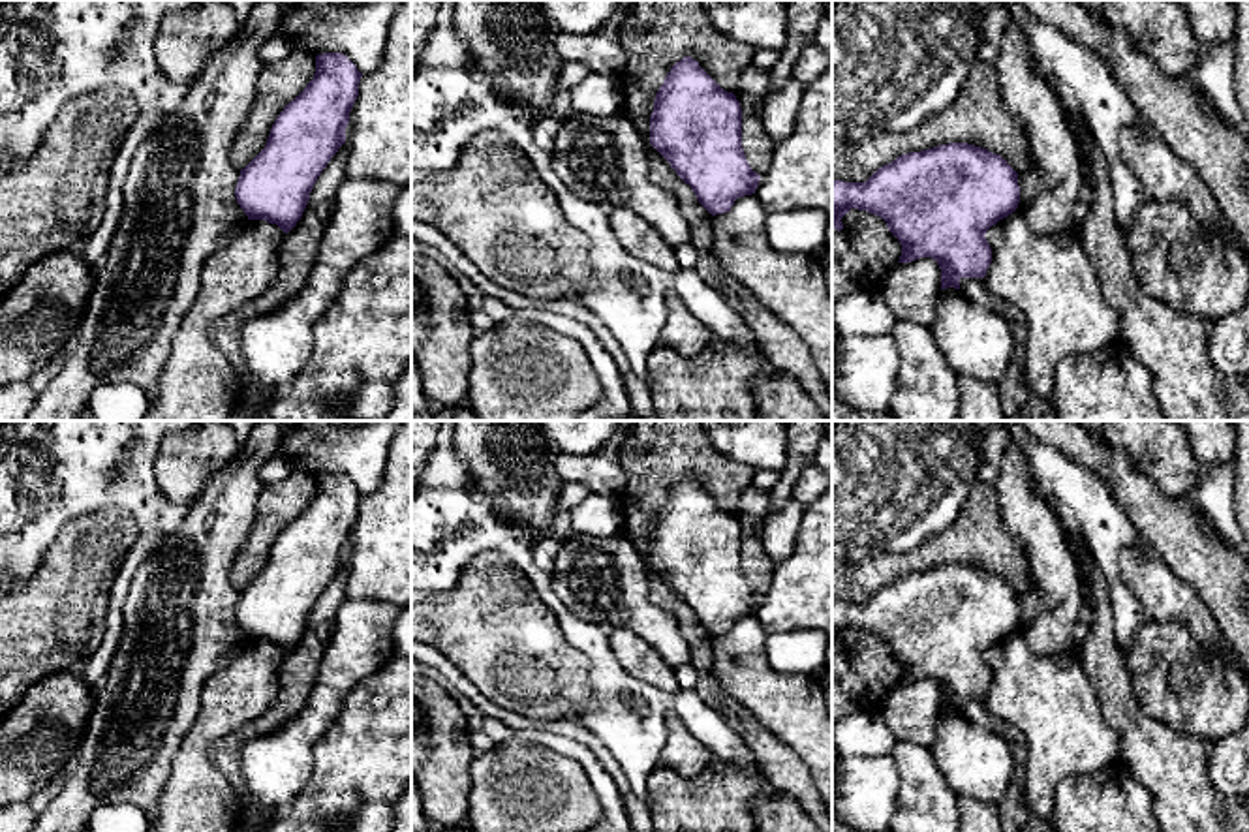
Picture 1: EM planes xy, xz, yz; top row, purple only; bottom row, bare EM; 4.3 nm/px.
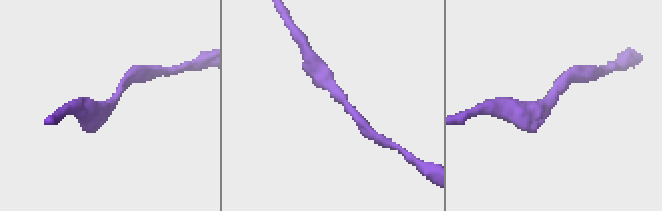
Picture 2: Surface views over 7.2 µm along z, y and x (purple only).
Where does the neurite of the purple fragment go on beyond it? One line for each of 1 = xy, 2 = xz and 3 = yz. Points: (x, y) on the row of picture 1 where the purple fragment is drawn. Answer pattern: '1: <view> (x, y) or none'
1: none
2: none
3: none

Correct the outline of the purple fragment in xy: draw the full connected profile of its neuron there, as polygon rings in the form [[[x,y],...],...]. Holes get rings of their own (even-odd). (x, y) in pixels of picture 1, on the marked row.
[[[342,53],[316,56],[316,73],[306,88],[274,120],[265,148],[244,167],[235,197],[248,220],[265,220],[289,233],[301,220],[310,192],[331,158],[346,143],[351,107],[362,73]]]

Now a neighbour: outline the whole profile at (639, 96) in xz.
[[[637,0],[633,17],[624,24],[618,39],[627,56],[624,115],[648,143],[652,180],[678,201],[689,225],[691,244],[697,250],[697,274],[744,319],[770,366],[791,374],[832,421],[826,379],[817,370],[808,344],[719,267],[714,255],[712,214],[650,145],[654,100],[676,62],[691,56],[723,90],[734,94],[740,73],[753,62],[755,49],[721,34],[701,0]]]

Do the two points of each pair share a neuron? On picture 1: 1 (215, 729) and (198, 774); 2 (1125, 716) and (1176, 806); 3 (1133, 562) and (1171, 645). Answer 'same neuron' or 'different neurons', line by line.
1: same neuron
2: same neuron
3: different neurons

